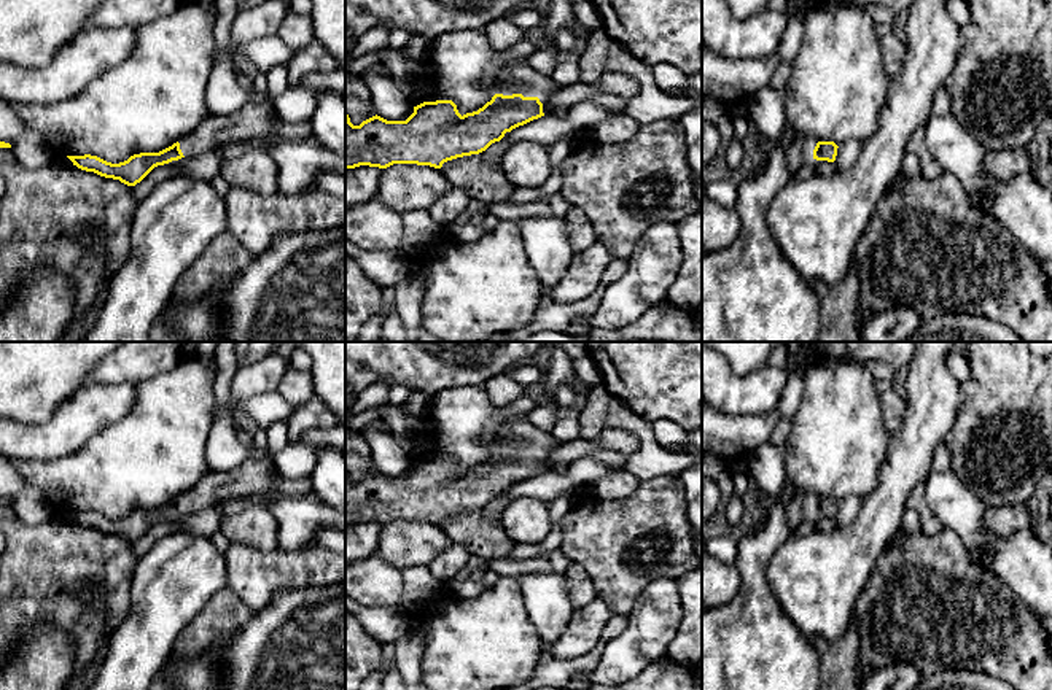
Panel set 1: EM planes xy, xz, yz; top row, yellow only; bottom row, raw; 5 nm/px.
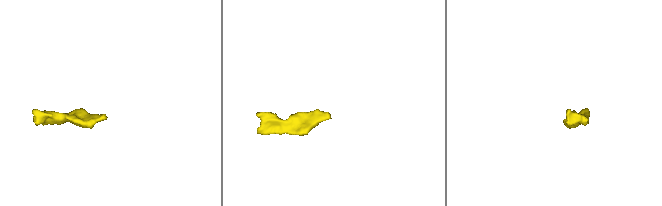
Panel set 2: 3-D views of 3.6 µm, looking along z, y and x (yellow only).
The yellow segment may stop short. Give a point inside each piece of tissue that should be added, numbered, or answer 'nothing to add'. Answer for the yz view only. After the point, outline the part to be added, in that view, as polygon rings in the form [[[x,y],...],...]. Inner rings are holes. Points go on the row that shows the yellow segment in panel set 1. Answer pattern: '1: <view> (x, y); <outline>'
1: yz (798, 155); [[[805,137],[794,138],[786,153],[788,169],[793,176],[810,161],[810,153],[815,149],[815,146],[816,143],[812,143]]]

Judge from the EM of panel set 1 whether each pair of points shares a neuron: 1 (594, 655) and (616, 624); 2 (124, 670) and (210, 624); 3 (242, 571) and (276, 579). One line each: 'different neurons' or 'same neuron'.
1: same neuron
2: different neurons
3: same neuron

